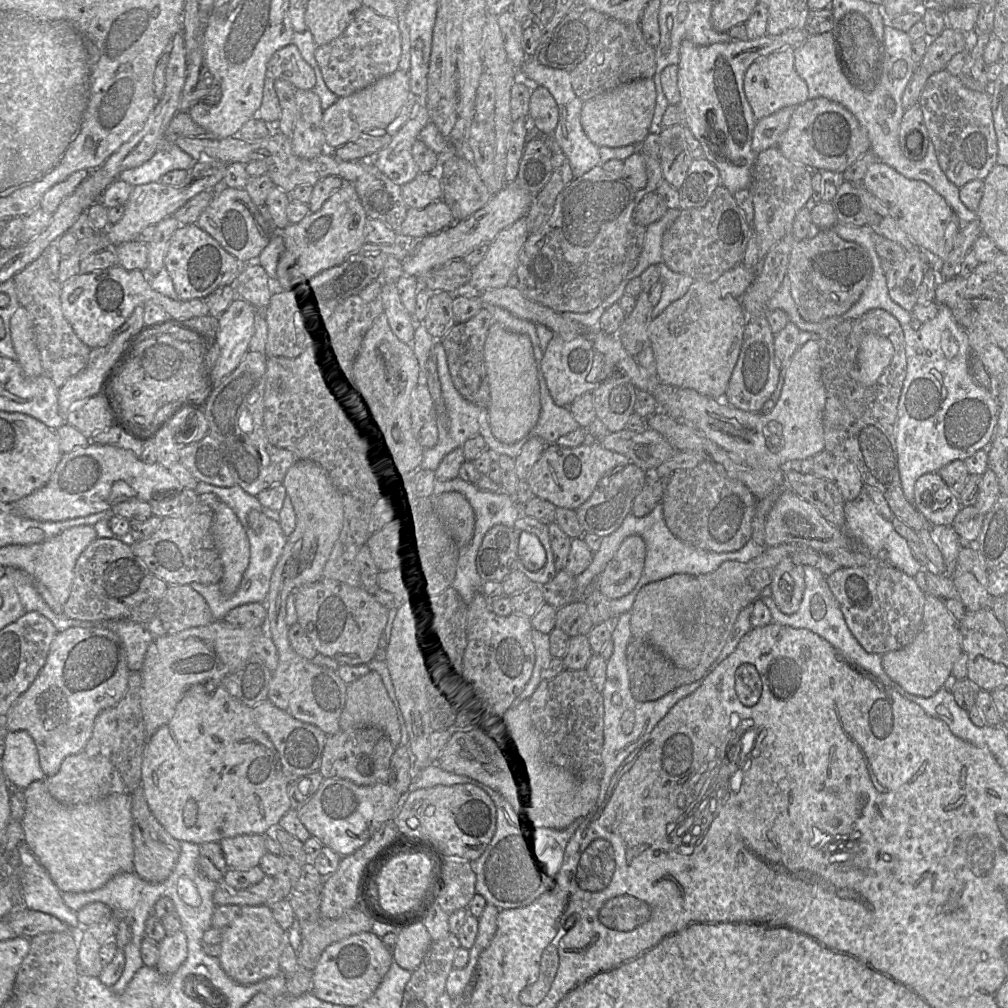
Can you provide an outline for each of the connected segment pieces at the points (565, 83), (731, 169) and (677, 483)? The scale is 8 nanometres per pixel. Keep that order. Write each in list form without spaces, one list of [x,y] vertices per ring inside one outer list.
[[[528,57],[521,68],[520,75],[524,75],[526,78],[534,80],[539,85],[547,88],[554,97],[559,110],[559,120],[553,137],[567,157],[573,177],[578,178],[592,168],[602,165],[602,163],[599,147],[590,141],[582,128],[581,111],[584,102],[577,97],[572,89],[570,72],[564,69],[544,66],[535,57]]]
[[[804,29],[789,30],[781,35],[766,34],[754,40],[732,40],[709,46],[698,46],[684,40],[680,46],[678,63],[678,88],[680,102],[685,109],[687,125],[703,148],[703,158],[710,161],[720,173],[720,183],[733,195],[742,189],[749,189],[756,153],[752,150],[753,130],[757,123],[744,91],[744,76],[748,68],[759,58],[785,48],[796,48],[810,35]]]
[[[711,462],[678,470],[664,482],[663,516],[671,533],[682,542],[712,552],[735,552],[752,536],[757,499],[742,483],[722,476]]]

